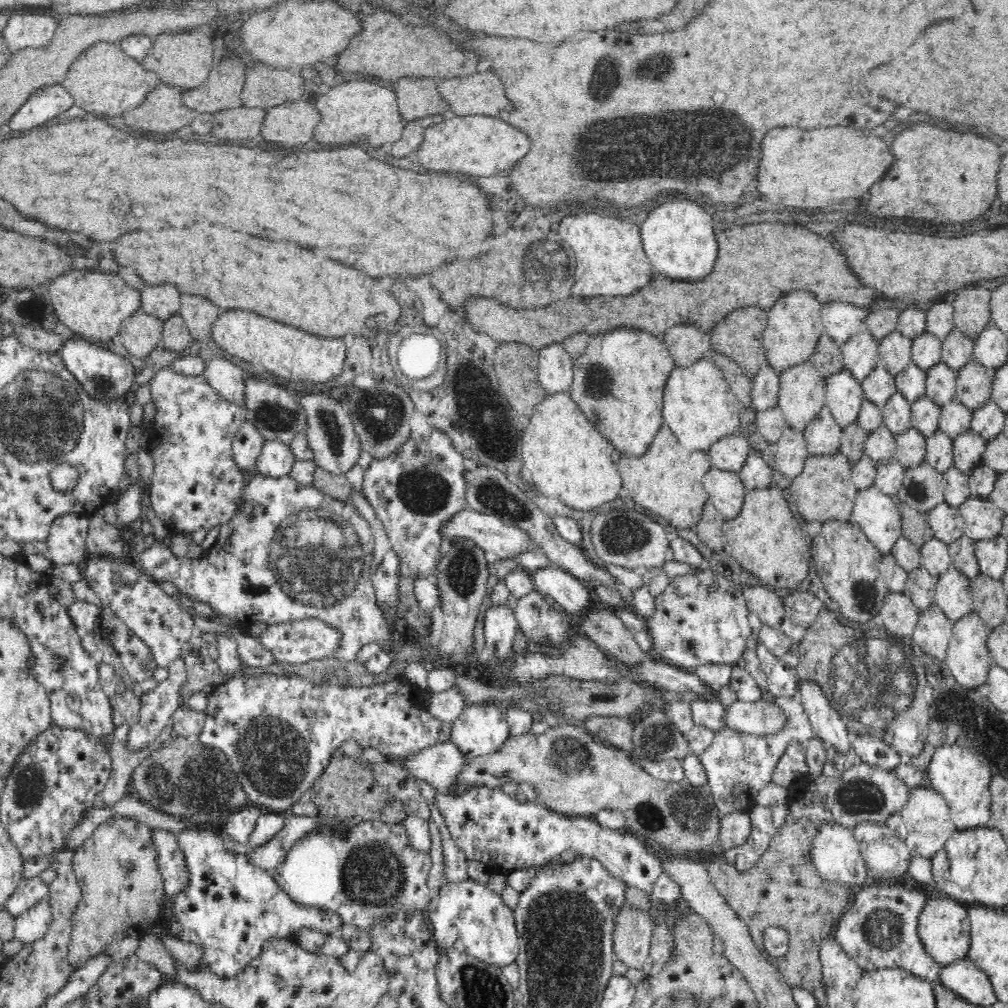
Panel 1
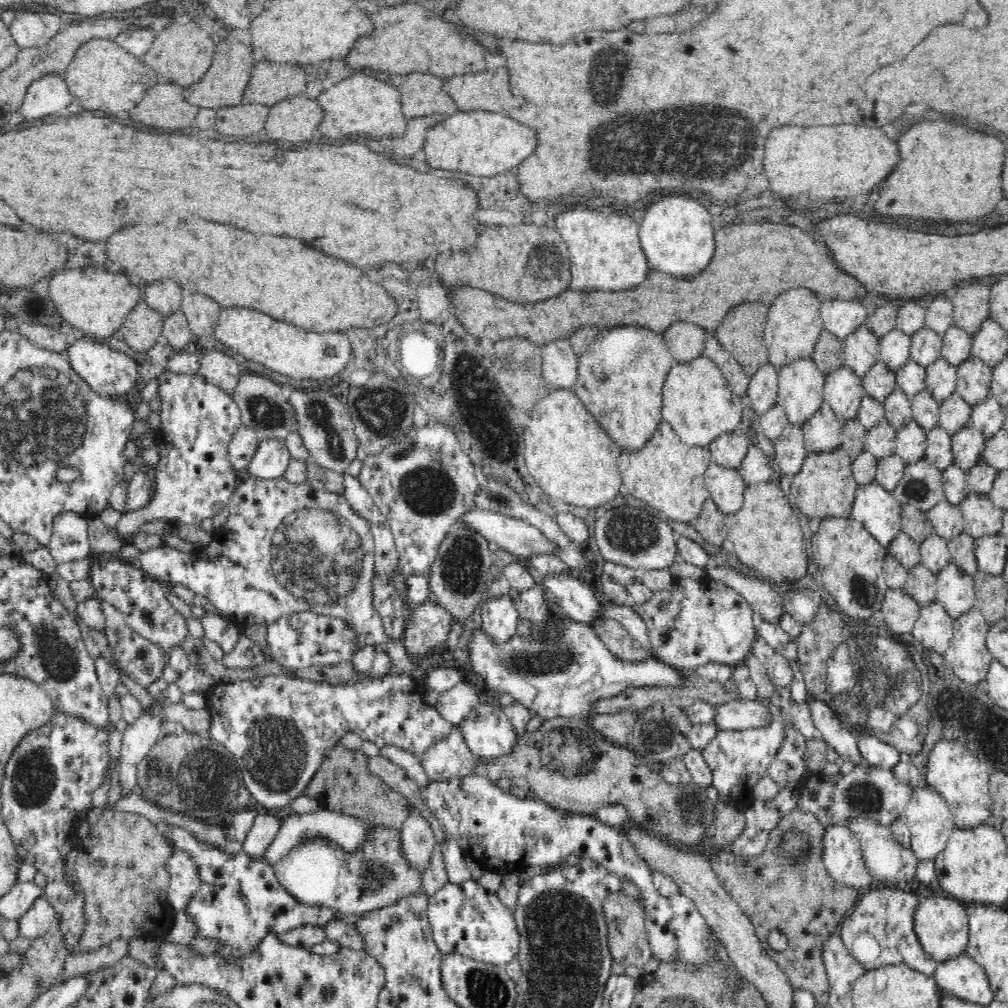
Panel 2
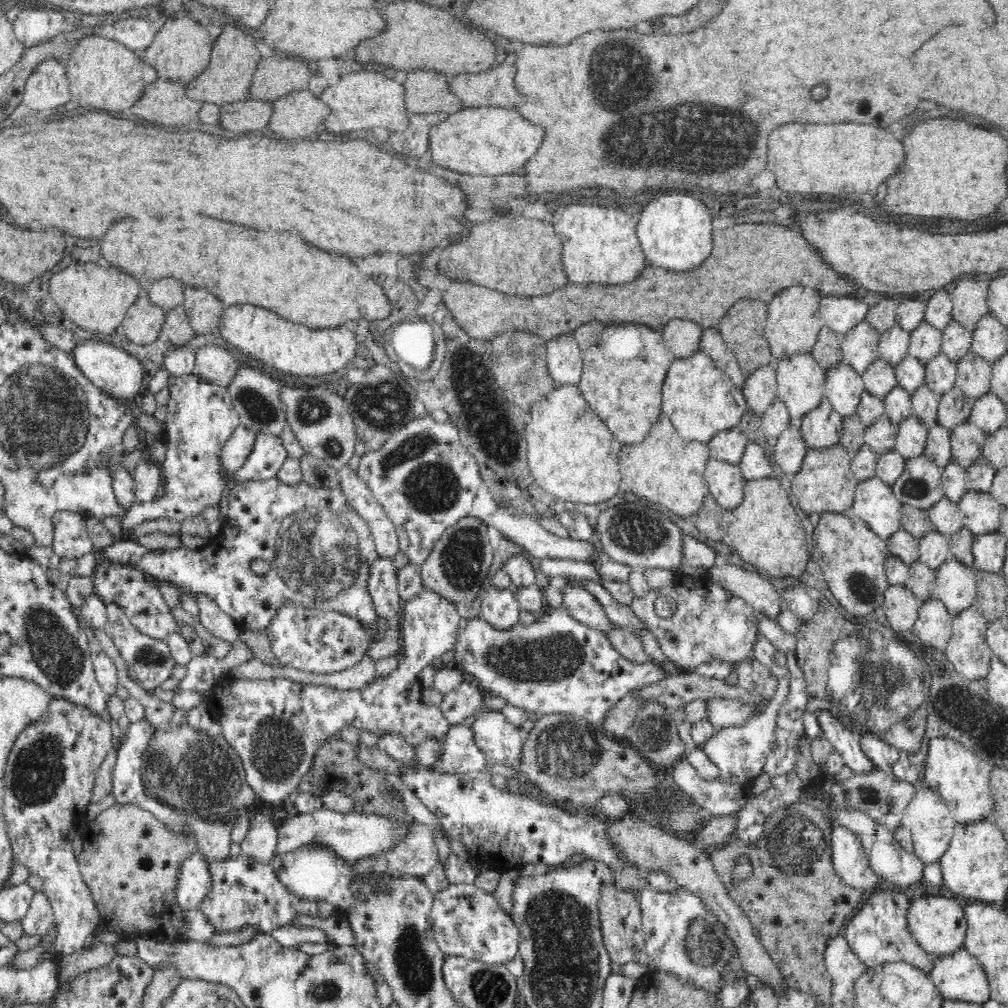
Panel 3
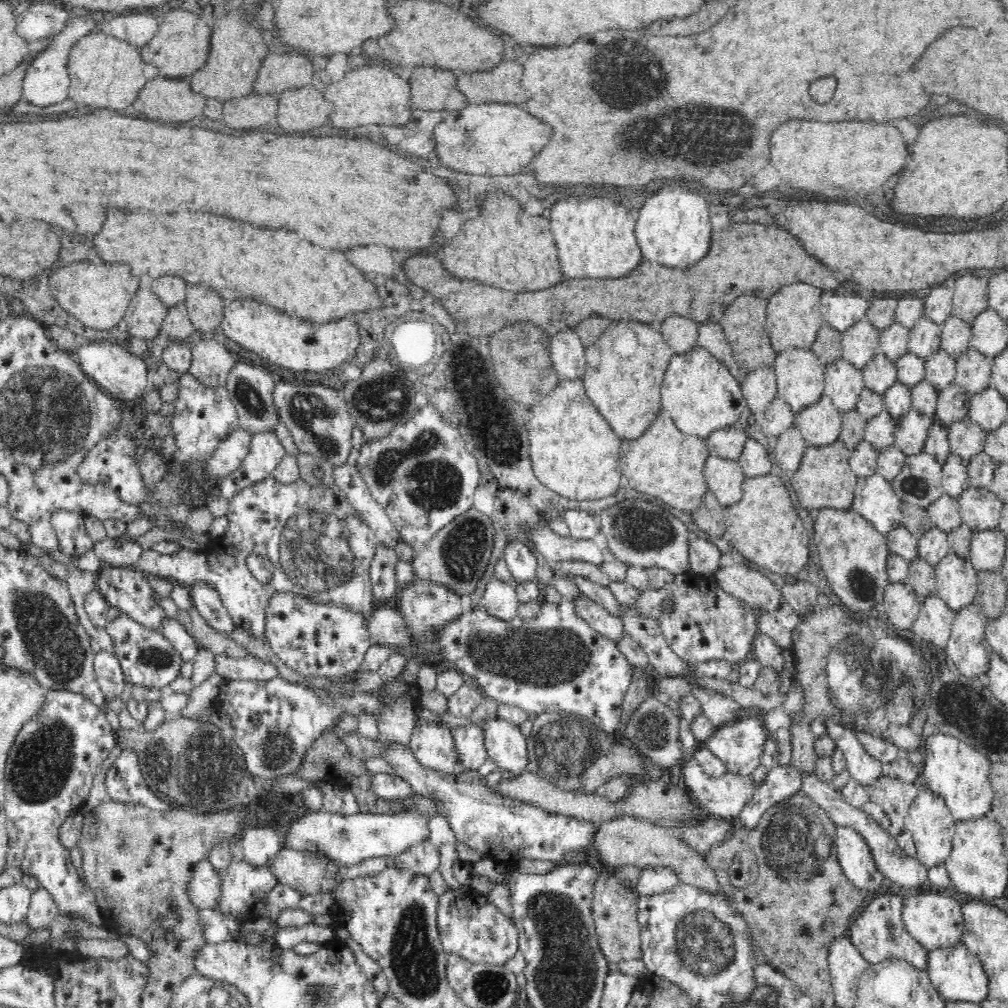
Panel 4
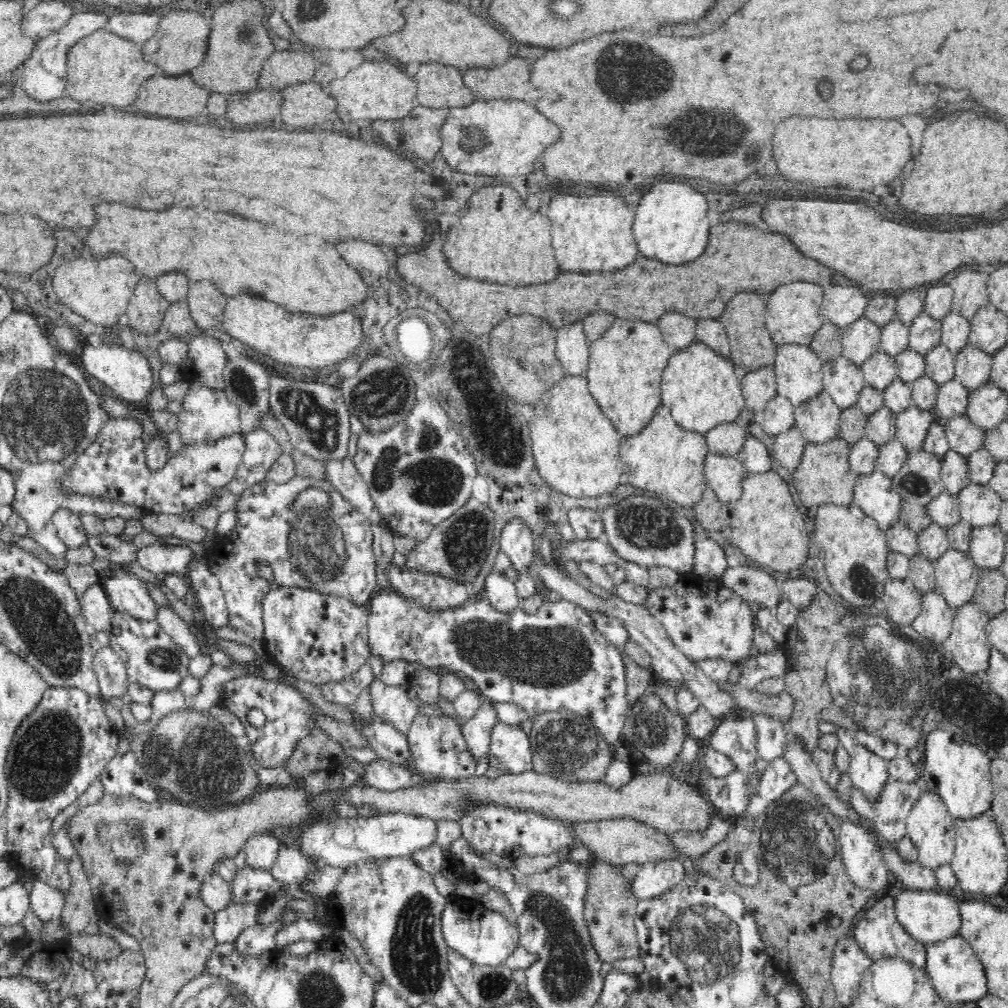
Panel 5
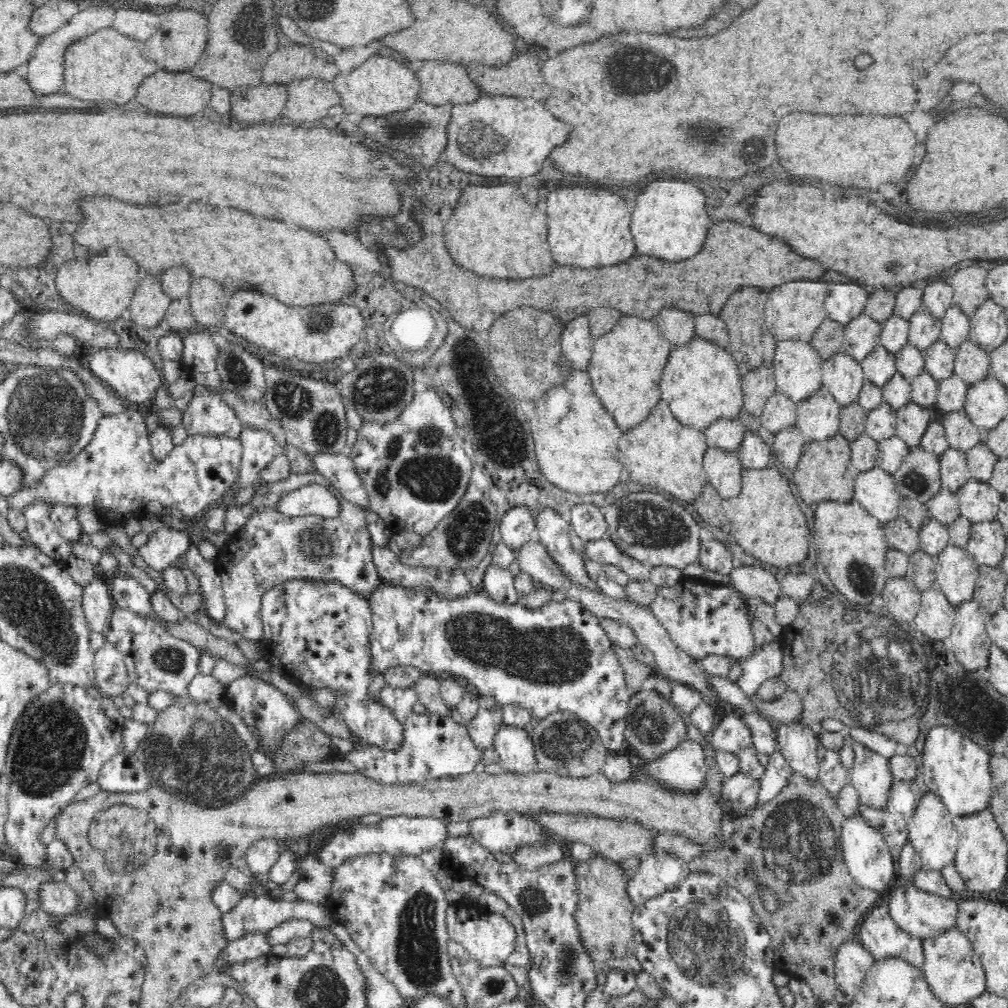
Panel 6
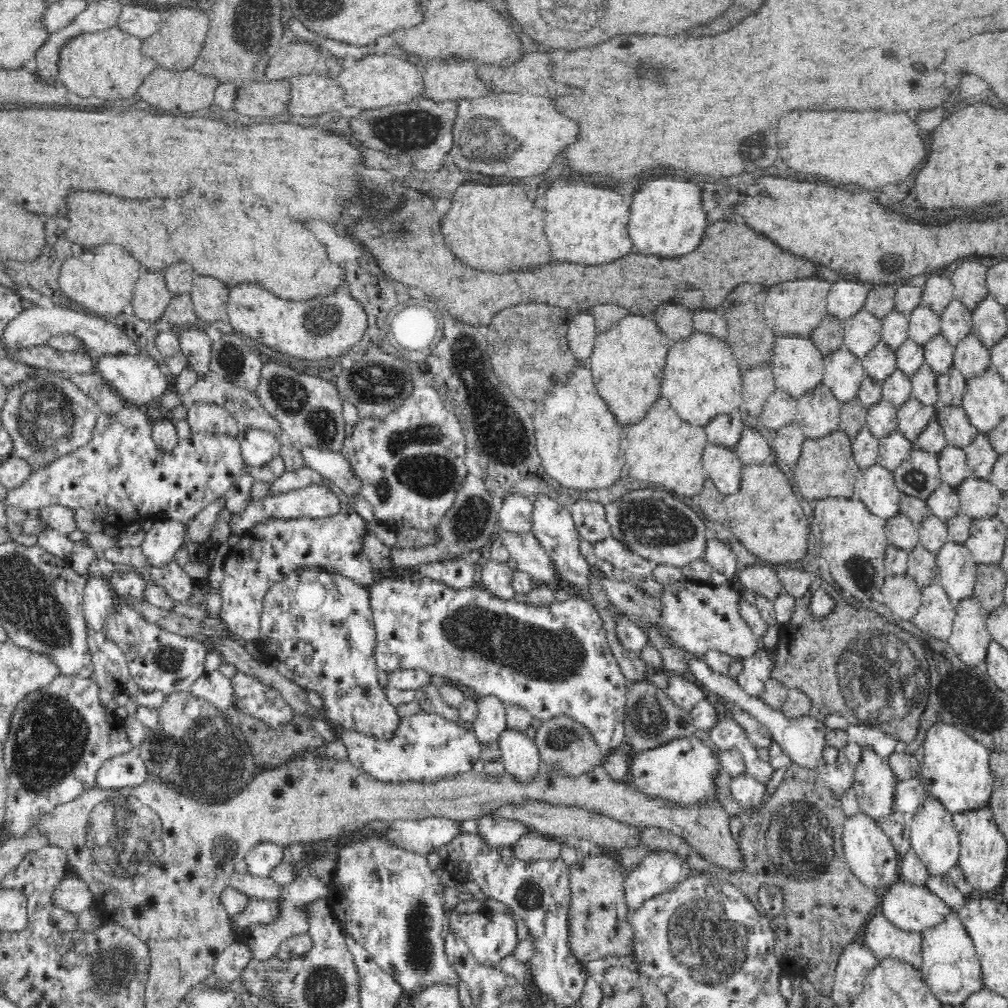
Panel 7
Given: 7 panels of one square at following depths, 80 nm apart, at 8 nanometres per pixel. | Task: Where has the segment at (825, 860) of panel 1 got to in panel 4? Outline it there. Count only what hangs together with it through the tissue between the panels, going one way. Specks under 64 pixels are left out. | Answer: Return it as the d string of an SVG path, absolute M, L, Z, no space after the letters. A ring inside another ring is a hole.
M837 825L834 844L842 873L853 886L864 889L866 892L882 886L884 876L877 868L873 853L858 829Z

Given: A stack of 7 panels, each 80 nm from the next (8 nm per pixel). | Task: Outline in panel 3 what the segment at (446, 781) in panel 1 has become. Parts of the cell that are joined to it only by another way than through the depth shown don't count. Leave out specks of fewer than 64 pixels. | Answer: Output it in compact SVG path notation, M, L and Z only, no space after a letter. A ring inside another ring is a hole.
M452 724L444 736L442 760L434 766L444 773L475 773L488 766L487 756L476 743L474 729L466 724Z

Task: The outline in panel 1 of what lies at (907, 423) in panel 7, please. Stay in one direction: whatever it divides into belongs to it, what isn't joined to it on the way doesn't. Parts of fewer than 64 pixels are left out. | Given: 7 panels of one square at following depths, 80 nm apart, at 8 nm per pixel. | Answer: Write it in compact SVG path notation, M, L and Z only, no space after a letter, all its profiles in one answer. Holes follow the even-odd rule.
M908 427L896 435L896 456L904 468L910 468L925 461L927 443L916 427Z

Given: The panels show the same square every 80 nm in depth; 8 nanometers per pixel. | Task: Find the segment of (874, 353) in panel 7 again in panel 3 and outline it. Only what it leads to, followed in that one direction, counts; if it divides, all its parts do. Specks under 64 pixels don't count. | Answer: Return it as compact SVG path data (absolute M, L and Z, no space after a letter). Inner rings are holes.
M882 357L872 361L864 369L861 378L865 385L865 391L878 396L878 398L886 397L886 394L897 386L895 366Z

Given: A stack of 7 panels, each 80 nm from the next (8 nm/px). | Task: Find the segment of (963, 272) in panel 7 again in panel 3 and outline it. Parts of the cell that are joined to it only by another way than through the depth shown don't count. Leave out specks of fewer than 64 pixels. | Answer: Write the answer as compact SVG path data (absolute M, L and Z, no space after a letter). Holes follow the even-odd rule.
M960 280L952 290L953 318L966 329L973 331L978 319L988 313L989 282Z

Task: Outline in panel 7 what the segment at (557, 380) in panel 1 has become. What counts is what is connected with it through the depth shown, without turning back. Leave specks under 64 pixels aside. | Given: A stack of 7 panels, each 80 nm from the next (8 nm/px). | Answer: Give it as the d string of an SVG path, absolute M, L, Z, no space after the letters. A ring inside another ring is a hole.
M582 311L570 319L567 330L568 345L572 350L575 358L579 361L579 365L587 364L587 358L592 354L596 340L596 322L594 316L587 311Z

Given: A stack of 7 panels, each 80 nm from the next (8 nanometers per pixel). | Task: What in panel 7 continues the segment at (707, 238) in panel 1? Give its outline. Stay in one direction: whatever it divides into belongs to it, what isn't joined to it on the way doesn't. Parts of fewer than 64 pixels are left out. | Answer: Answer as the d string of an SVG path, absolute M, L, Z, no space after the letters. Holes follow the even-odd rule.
M648 180L634 194L627 231L642 254L682 256L692 252L706 230L706 214L700 206L700 190L680 180Z

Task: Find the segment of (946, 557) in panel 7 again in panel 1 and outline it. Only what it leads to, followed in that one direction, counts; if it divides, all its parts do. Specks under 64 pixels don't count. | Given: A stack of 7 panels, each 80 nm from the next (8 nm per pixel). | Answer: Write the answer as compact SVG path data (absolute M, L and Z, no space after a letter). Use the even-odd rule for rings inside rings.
M954 566L948 567L936 582L934 605L938 605L946 616L957 621L973 610L971 580Z

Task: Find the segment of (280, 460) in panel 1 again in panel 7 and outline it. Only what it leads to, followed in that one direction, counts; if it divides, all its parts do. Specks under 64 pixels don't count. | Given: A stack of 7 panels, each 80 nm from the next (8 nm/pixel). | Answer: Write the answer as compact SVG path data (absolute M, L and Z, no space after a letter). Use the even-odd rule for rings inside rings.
M241 428L236 437L243 461L249 466L266 465L279 456L283 442L277 439L276 434L258 428Z

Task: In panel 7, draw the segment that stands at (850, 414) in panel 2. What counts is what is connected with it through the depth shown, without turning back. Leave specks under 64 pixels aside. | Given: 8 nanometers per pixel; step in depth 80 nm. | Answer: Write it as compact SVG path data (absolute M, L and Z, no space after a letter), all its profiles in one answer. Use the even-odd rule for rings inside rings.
M848 346L836 349L824 359L823 384L832 390L840 403L849 402L858 396L865 375L861 359L854 355Z

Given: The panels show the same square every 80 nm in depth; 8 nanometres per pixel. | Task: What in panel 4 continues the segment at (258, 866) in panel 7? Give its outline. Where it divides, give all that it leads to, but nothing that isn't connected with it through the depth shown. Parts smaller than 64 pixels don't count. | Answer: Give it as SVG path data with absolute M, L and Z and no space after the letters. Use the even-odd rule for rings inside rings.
M268 826L262 828L248 828L243 833L239 845L242 846L244 860L254 867L272 867L280 849L284 846L280 843L281 834Z

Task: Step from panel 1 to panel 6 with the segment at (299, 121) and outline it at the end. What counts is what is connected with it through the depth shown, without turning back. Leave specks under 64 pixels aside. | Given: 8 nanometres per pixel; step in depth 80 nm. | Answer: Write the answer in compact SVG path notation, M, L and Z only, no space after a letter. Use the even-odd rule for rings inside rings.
M296 78L288 84L288 102L284 114L294 120L318 120L328 114L332 104L340 102L332 83L318 78Z

